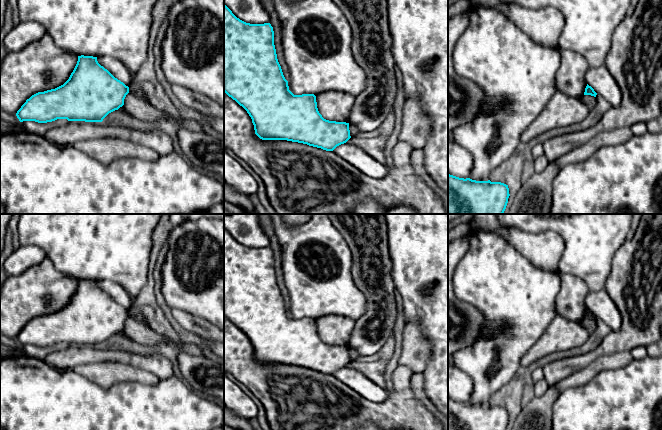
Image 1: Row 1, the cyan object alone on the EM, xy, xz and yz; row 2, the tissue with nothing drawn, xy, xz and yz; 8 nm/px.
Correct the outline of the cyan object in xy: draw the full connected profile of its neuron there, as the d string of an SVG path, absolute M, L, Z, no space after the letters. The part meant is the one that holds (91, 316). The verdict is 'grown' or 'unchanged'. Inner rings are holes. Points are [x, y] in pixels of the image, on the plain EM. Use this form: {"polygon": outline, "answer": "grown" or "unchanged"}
{"polygon": "M81 279L78 280L77 288L69 303L63 309L32 319L17 335L16 340L20 346L47 347L57 343L102 346L109 337L124 329L128 317L129 311L101 290L97 281Z", "answer": "unchanged"}

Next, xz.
{"polygon": "M224 229L224 316L242 330L252 343L255 358L262 364L287 364L307 368L309 370L321 372L326 375L333 375L337 370L346 367L350 362L349 347L329 345L322 341L317 332L316 320L314 318L294 319L288 310L281 290L277 283L274 269L274 255L270 247L250 248L237 242L232 235Z", "answer": "unchanged"}

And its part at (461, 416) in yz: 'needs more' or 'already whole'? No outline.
already whole

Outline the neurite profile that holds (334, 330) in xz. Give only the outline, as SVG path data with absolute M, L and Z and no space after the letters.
M324 315L315 320L318 335L324 343L349 347L355 320L338 315Z

